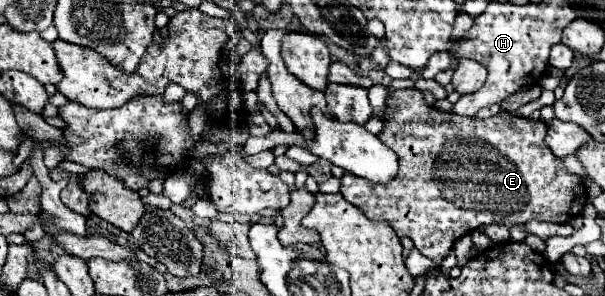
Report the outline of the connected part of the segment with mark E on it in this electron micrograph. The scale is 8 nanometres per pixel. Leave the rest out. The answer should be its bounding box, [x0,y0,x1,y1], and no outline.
[342,88,586,264]

